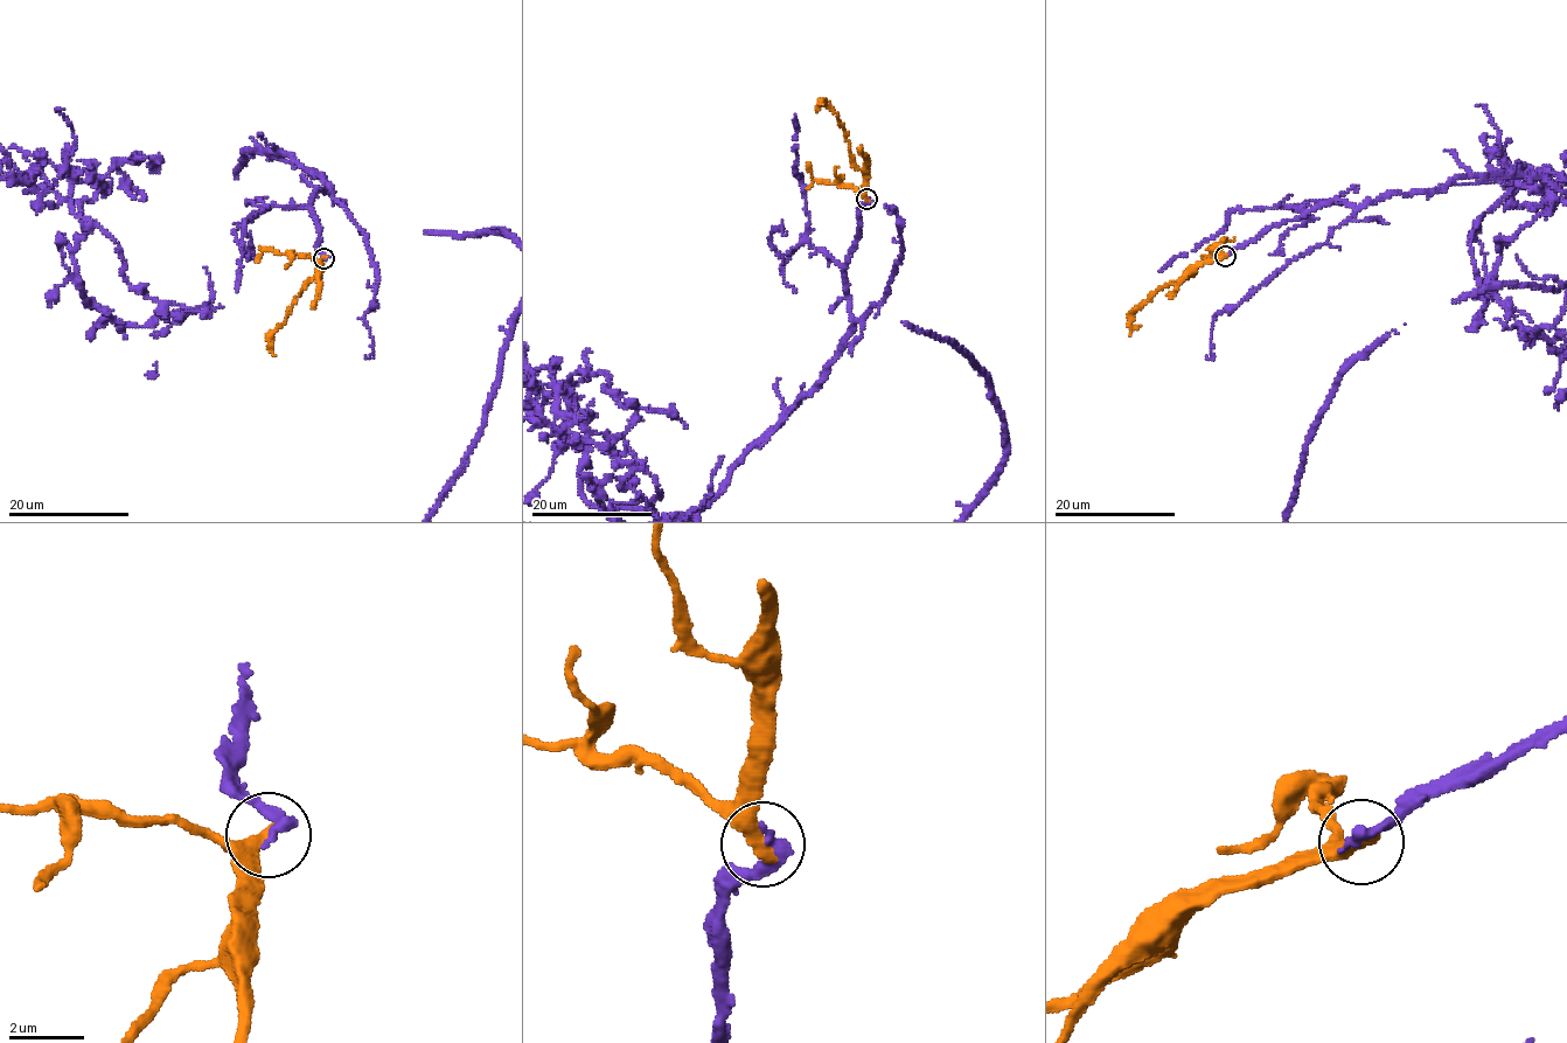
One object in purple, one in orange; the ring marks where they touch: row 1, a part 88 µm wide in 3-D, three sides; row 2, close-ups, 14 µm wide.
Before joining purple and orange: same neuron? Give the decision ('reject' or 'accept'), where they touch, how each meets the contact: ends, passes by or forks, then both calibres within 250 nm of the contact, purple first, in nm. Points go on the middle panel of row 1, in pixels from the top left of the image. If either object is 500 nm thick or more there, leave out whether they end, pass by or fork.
reject; place (866, 199); purple ends; orange ends; calibres 360 and 440 nm

